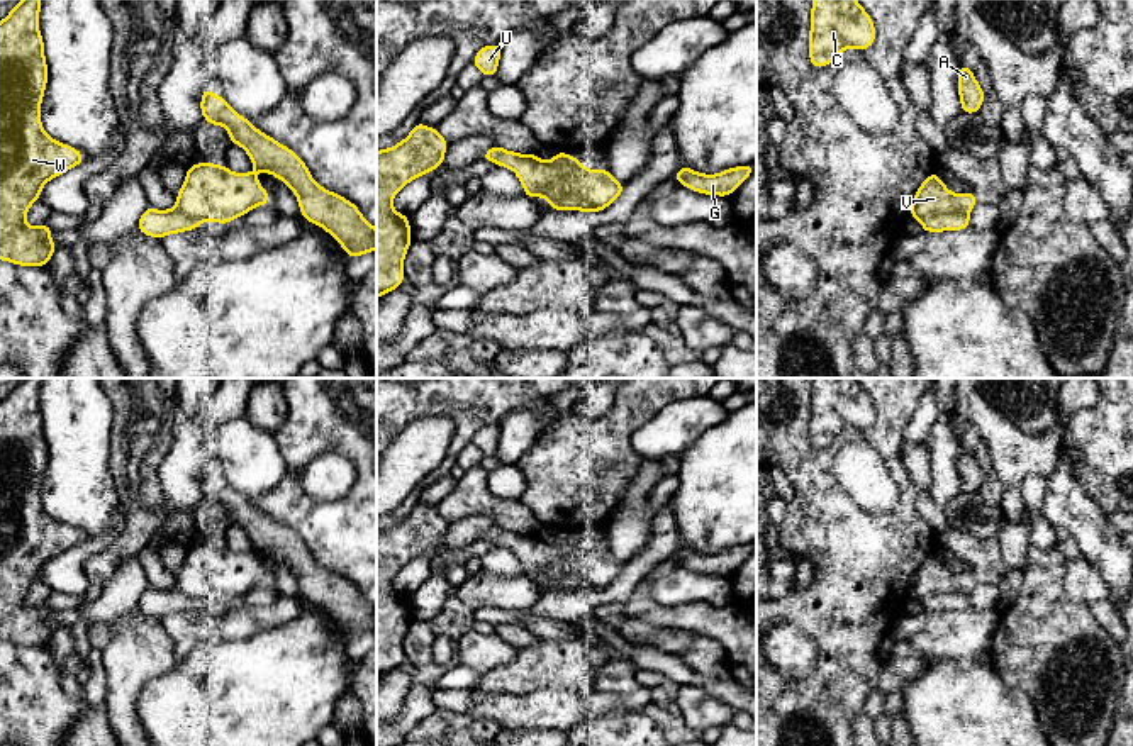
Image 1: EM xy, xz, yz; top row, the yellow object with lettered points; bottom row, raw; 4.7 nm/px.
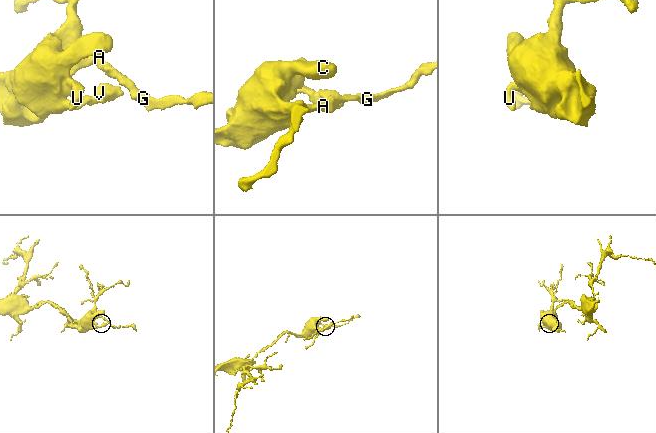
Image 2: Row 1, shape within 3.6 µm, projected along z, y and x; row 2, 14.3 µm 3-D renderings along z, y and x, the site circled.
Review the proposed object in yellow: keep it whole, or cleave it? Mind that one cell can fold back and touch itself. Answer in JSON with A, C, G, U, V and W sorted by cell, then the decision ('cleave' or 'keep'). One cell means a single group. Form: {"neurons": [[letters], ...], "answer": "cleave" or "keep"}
{"neurons": [["A", "C", "G", "U", "W"], ["V"]], "answer": "cleave"}

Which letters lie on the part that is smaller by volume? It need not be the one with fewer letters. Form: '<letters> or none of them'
V

